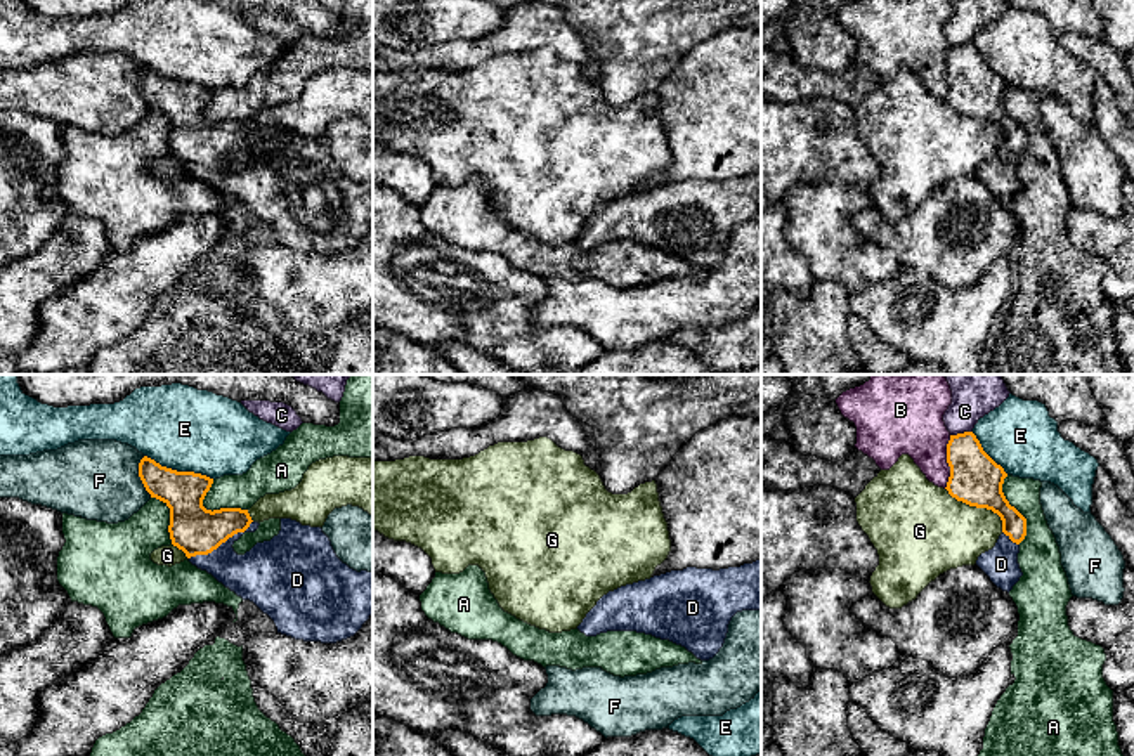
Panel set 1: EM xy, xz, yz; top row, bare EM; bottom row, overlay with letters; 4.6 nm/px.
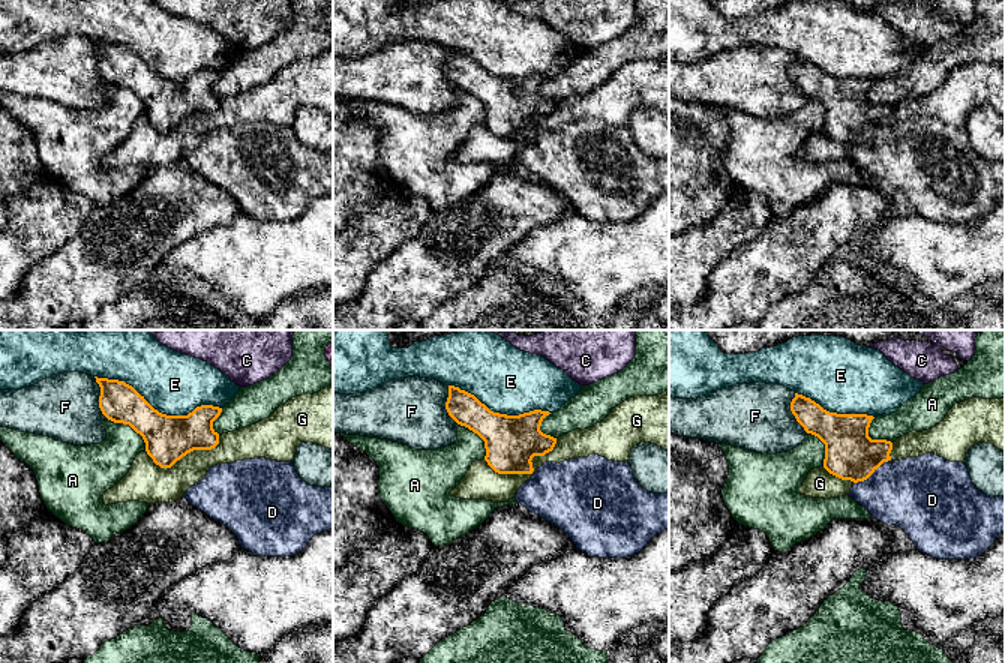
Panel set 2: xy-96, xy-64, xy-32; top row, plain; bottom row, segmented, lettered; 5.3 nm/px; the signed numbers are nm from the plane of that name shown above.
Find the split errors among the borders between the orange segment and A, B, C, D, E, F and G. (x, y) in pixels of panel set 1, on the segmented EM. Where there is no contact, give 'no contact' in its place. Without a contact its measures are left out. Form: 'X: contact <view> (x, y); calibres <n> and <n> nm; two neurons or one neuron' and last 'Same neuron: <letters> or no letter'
A: contact yz (1016, 510); calibres 240 and 200 nm; two neurons
B: contact yz (947, 462); calibres 240 and 300 nm; two neurons
C: contact yz (961, 434); calibres 240 and 240 nm; two neurons
D: contact xy (221, 543); calibres 220 and 260 nm; one neuron
E: contact xy (179, 472); calibres 200 and 380 nm; two neurons
F: contact xy (139, 475); calibres 190 and 360 nm; two neurons
G: contact yz (978, 507); calibres 240 and 380 nm; two neurons
Same neuron: D

